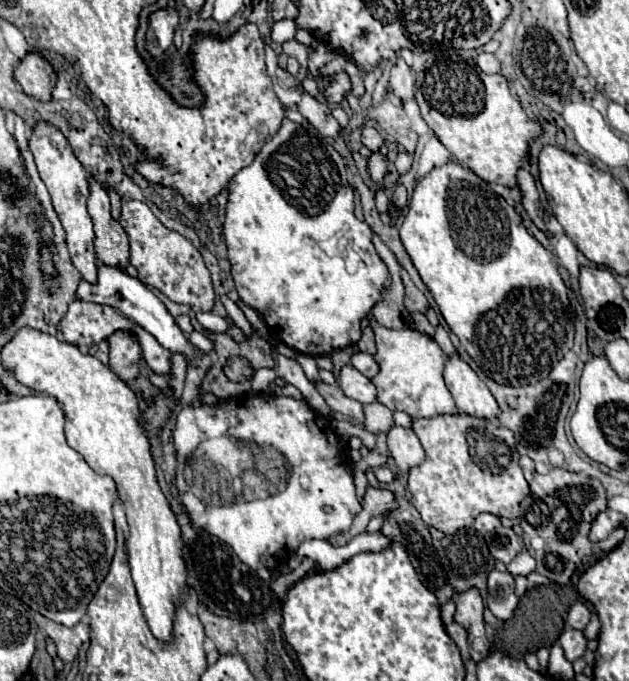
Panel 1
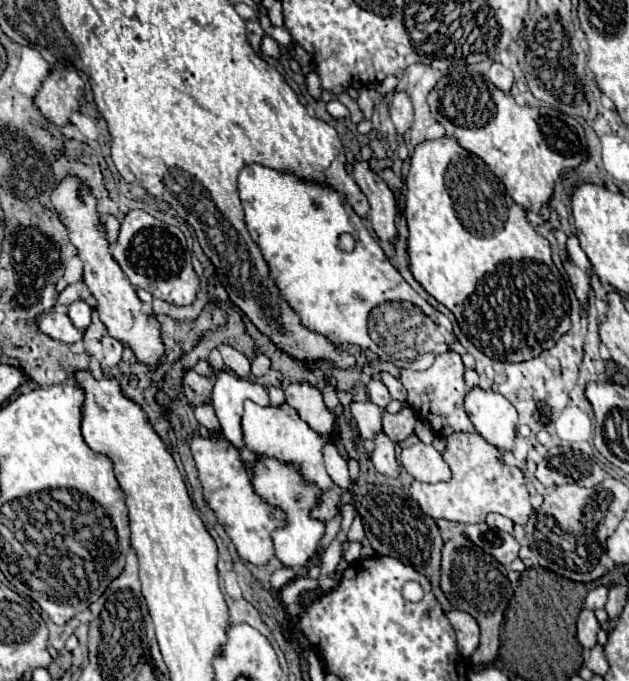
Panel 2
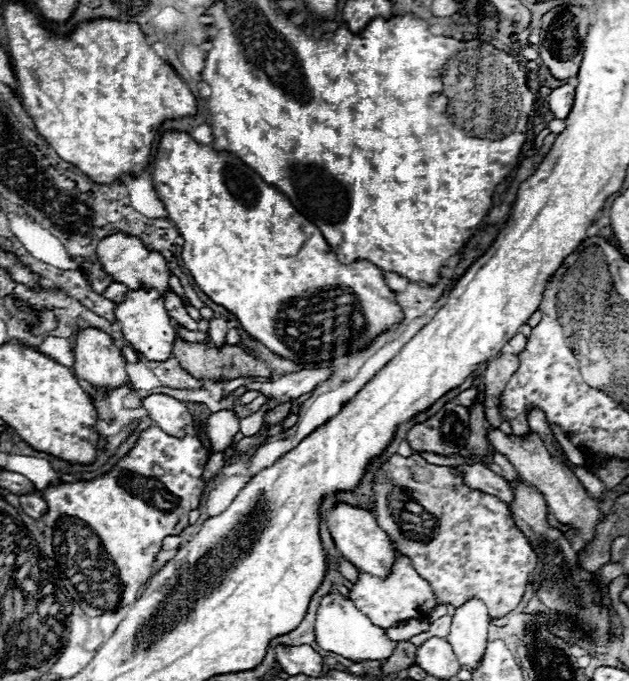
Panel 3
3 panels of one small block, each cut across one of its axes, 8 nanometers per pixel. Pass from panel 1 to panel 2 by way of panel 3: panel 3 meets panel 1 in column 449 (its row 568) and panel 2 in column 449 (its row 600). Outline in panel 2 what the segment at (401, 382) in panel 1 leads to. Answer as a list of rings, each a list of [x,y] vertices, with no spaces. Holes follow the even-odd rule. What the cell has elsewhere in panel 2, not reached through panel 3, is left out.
[[[438,354],[436,362],[424,370],[402,370],[402,384],[408,390],[408,404],[414,406],[420,412],[420,418],[428,422],[434,432],[442,438],[448,438],[454,432],[472,432],[474,426],[468,420],[468,414],[464,412],[464,396],[468,394],[468,386],[464,382],[464,364],[460,354]]]

